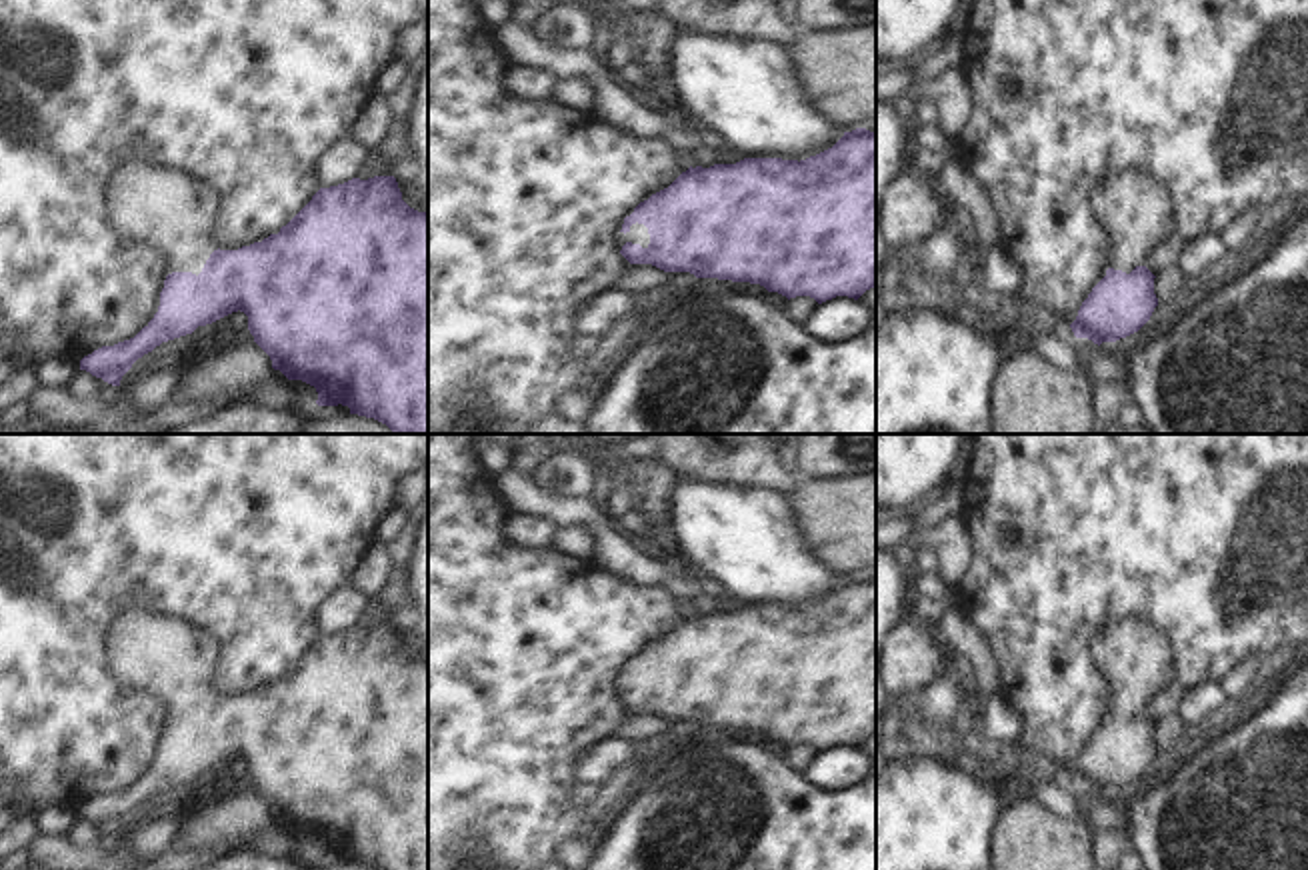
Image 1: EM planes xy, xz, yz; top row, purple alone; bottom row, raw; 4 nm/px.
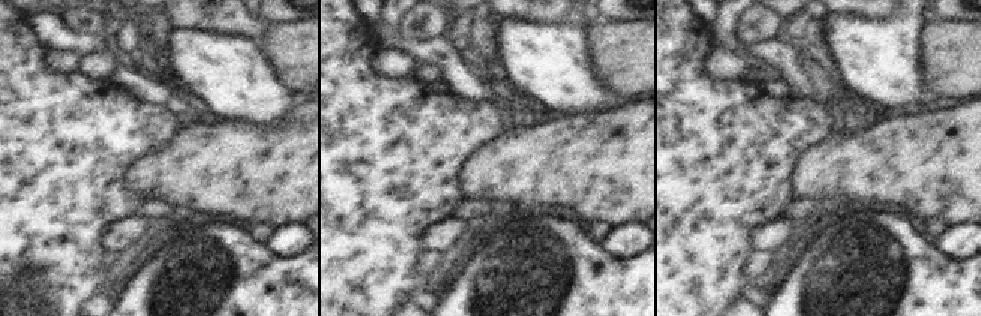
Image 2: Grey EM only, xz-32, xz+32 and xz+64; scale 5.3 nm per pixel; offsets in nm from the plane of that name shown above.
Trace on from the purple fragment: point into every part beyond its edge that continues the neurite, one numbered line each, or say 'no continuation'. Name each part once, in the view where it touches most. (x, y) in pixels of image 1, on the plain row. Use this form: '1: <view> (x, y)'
1: xz (638, 680)

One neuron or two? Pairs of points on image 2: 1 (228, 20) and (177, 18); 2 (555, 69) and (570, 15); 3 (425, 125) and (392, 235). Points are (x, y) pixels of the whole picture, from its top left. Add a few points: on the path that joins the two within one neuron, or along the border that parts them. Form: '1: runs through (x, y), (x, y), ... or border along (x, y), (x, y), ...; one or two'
1: runs through (216, 18), (189, 18); one
2: border along (533, 23), (576, 23), (584, 29); two
3: runs through (416, 152), (416, 195), (402, 208); one

